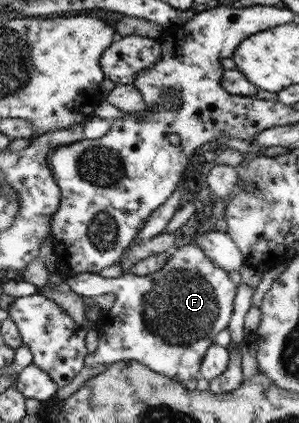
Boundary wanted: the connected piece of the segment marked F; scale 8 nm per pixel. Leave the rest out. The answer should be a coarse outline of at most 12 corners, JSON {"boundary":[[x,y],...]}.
{"boundary":[[193,240],[148,275],[65,278],[116,297],[84,364],[182,380],[228,329],[239,286]]}

